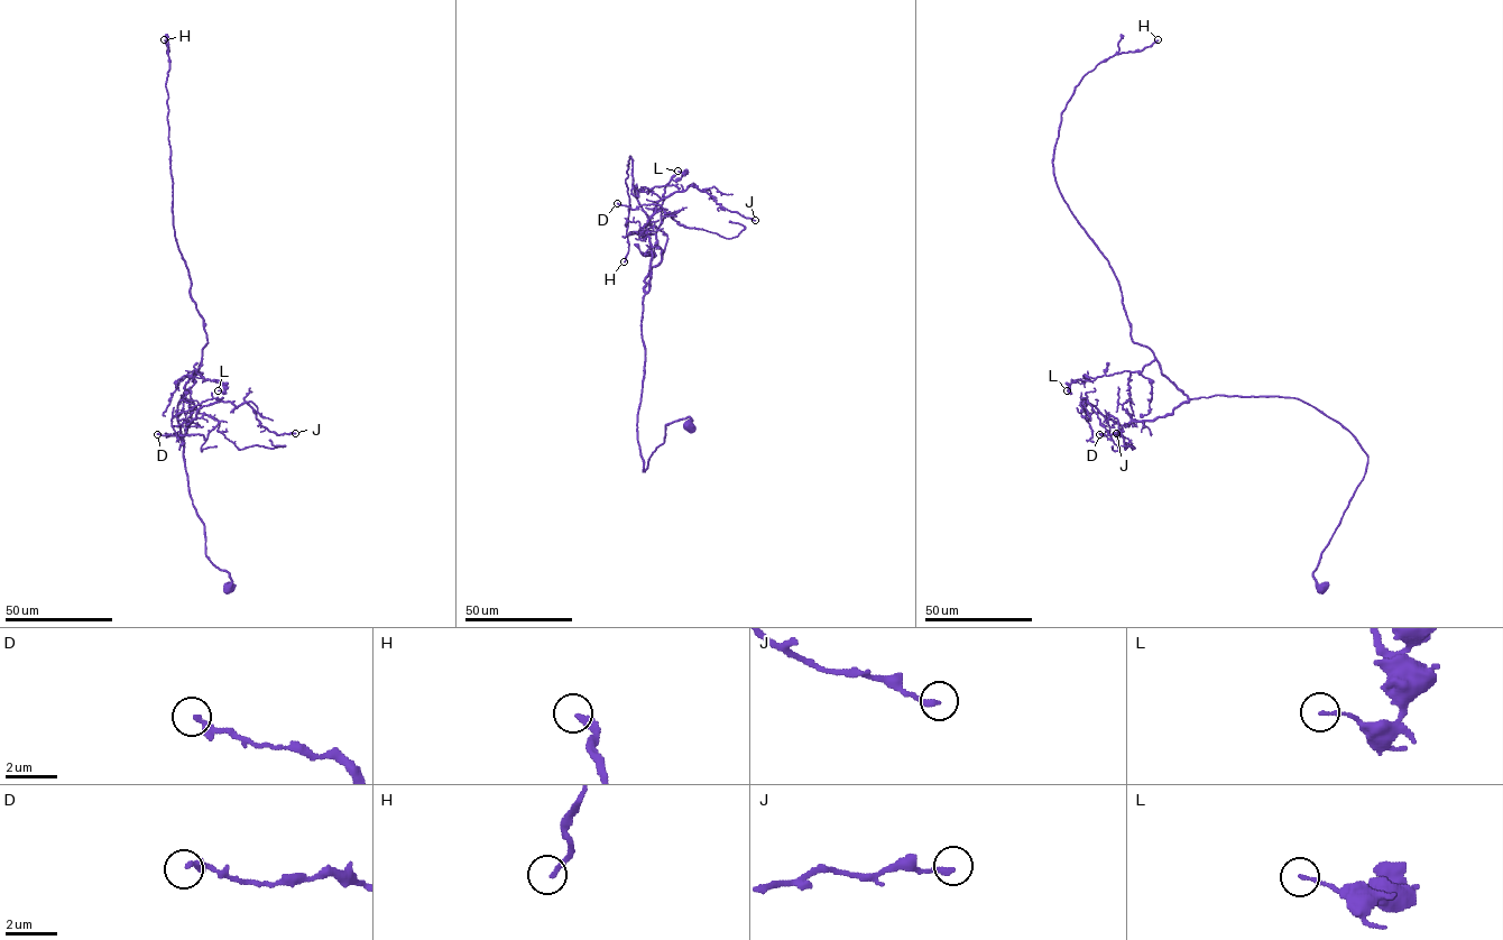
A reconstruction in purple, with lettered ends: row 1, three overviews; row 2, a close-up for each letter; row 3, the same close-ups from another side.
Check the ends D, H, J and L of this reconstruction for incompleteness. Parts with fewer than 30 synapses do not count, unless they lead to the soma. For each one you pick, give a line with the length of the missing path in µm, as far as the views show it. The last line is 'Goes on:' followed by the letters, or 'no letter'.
H: 120 µm
Goes on: H

